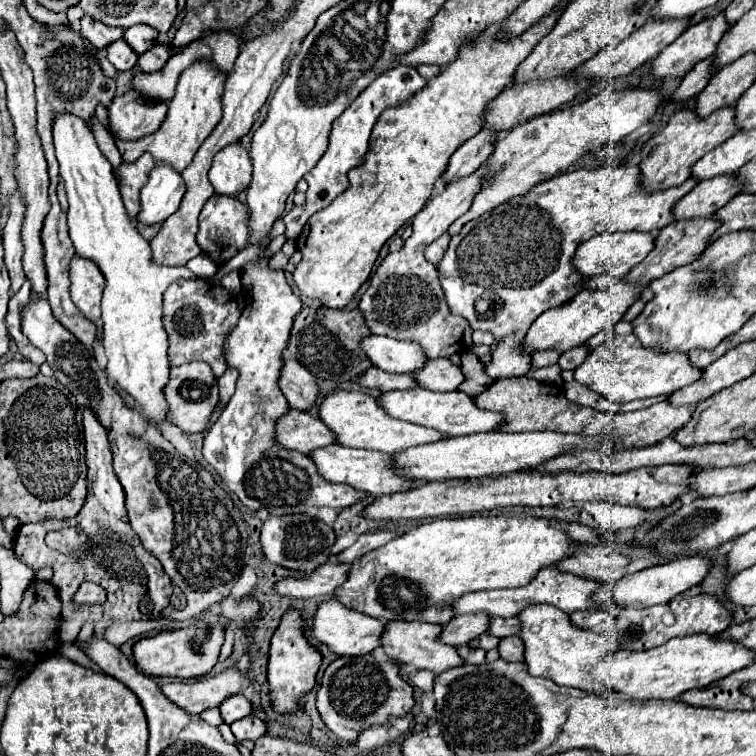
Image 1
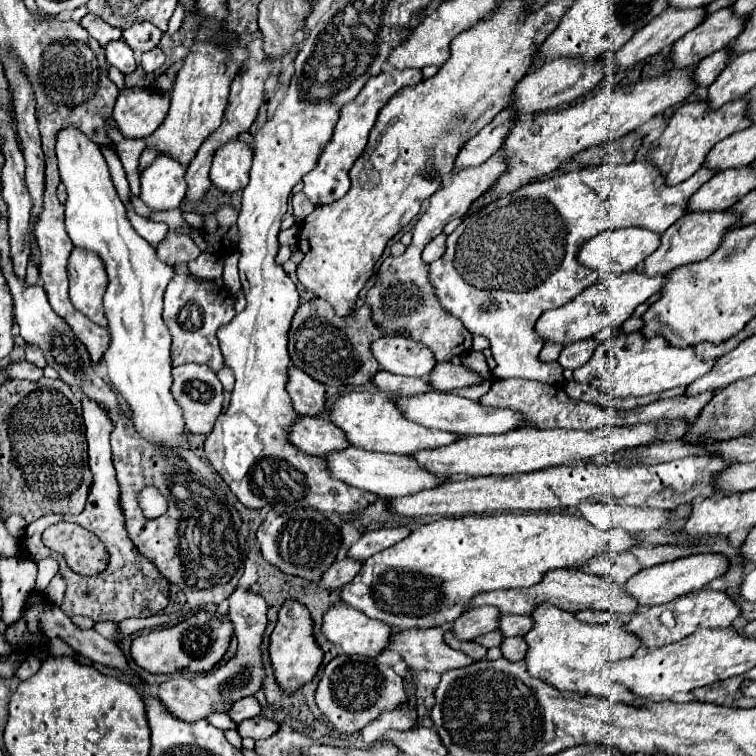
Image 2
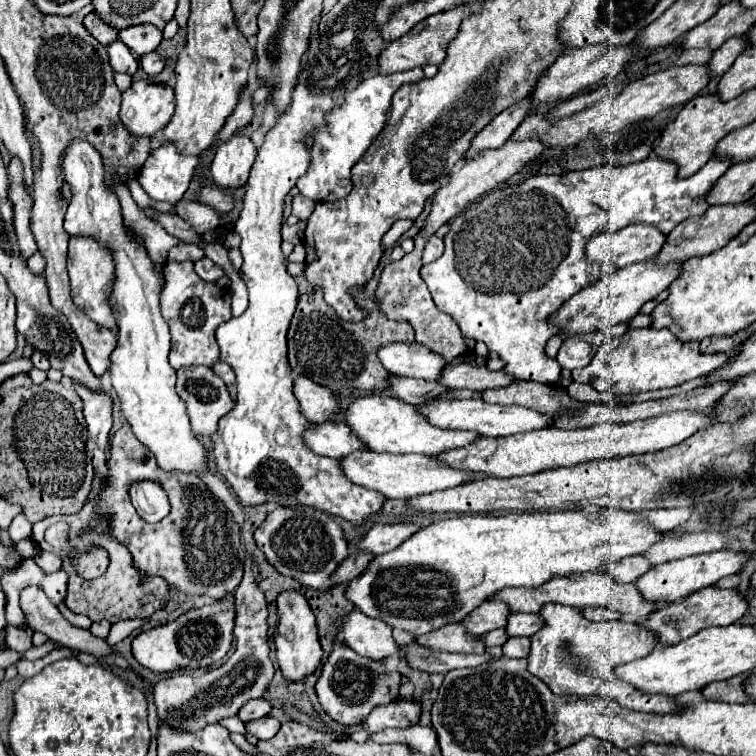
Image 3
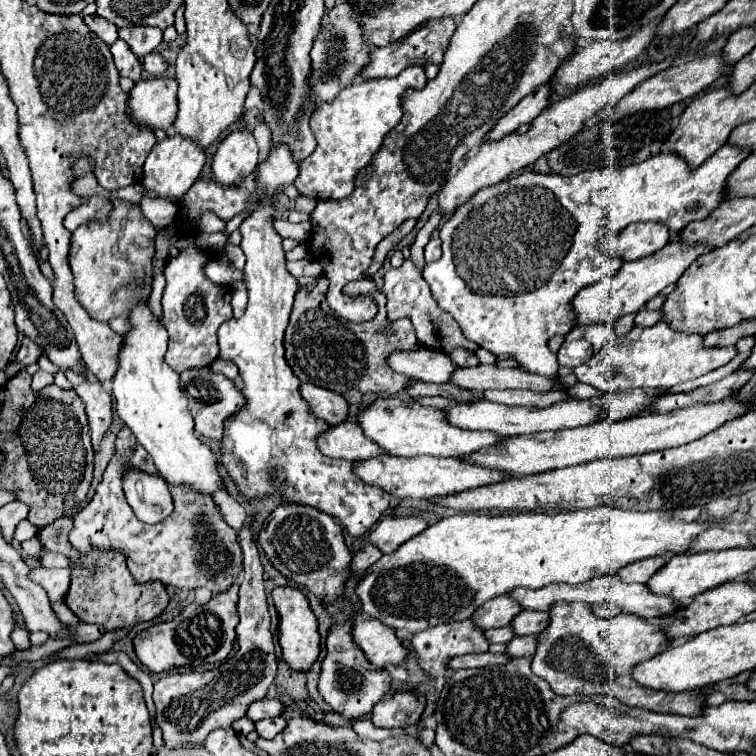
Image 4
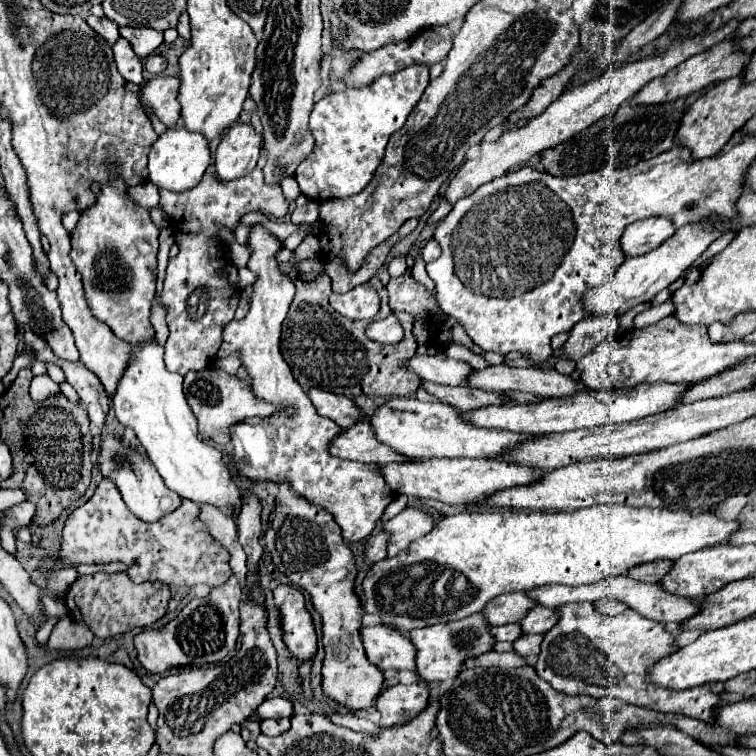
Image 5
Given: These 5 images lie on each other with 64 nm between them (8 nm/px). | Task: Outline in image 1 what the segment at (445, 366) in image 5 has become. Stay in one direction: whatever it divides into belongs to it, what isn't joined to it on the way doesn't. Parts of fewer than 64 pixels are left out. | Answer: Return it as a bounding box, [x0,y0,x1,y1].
[360,336,426,374]

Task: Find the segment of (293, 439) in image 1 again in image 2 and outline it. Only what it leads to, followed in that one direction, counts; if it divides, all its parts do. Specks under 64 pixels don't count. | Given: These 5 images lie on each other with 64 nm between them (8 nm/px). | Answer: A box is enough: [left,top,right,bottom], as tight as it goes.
[288,416,348,456]

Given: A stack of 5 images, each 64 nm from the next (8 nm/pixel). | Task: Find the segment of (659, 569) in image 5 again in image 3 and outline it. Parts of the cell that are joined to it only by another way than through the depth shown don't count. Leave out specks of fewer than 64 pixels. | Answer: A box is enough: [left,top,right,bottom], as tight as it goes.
[602,556,650,582]

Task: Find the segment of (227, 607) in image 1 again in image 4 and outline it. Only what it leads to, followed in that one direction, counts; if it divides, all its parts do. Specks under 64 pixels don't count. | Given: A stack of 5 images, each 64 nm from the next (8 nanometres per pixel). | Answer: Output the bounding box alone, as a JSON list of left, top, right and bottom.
[154,518,276,746]

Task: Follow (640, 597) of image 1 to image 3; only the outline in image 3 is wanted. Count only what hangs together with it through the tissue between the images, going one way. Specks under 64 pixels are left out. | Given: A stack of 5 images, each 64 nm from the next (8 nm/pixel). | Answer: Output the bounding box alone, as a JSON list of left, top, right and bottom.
[634,550,746,604]

